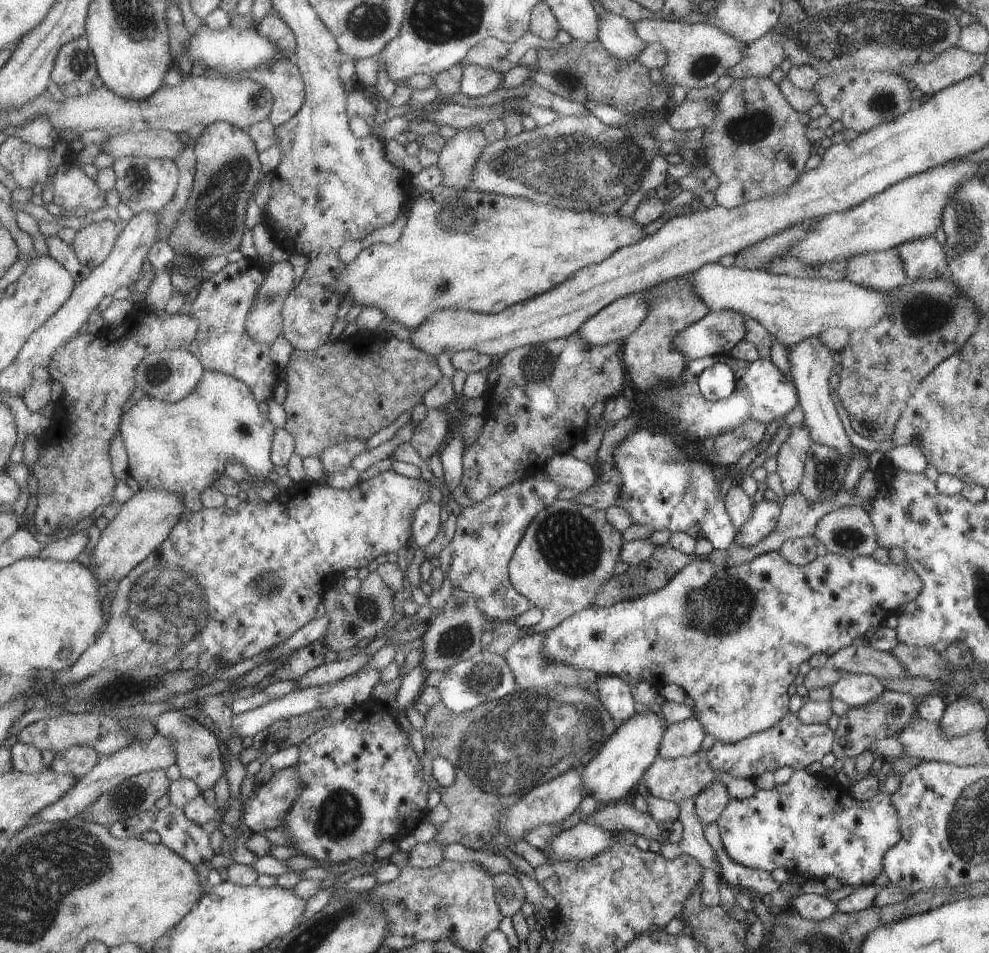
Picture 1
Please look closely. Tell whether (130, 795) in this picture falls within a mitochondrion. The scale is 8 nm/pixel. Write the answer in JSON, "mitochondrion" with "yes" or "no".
{"mitochondrion":"yes"}

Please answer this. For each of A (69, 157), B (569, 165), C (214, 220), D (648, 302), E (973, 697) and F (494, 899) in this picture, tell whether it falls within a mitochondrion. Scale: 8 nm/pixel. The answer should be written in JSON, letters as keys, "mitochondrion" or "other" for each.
{"A":"other","B":"mitochondrion","C":"mitochondrion","D":"other","E":"other","F":"other"}

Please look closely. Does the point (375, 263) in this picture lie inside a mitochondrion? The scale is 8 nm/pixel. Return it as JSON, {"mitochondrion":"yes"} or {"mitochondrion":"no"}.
{"mitochondrion":"no"}

